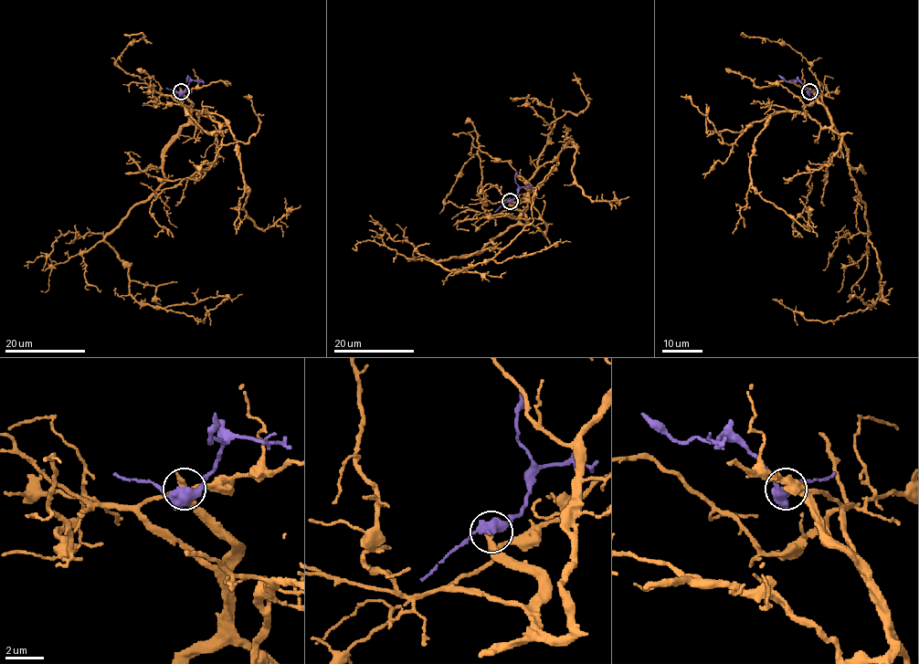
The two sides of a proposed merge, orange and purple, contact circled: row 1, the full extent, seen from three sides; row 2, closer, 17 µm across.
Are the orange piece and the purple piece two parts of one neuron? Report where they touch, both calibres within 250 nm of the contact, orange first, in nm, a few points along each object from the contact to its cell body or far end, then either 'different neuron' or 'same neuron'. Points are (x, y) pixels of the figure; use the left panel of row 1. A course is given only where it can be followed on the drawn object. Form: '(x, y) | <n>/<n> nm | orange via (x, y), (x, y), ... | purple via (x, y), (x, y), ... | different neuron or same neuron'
(181, 91) | 300/550 nm | orange via (181, 90), (191, 110), (164, 152), (164, 181), (104, 239), (129, 268), (137, 301), (204, 321), (228, 299) | purple via (181, 90), (190, 81), (187, 80), (188, 75) | different neuron

